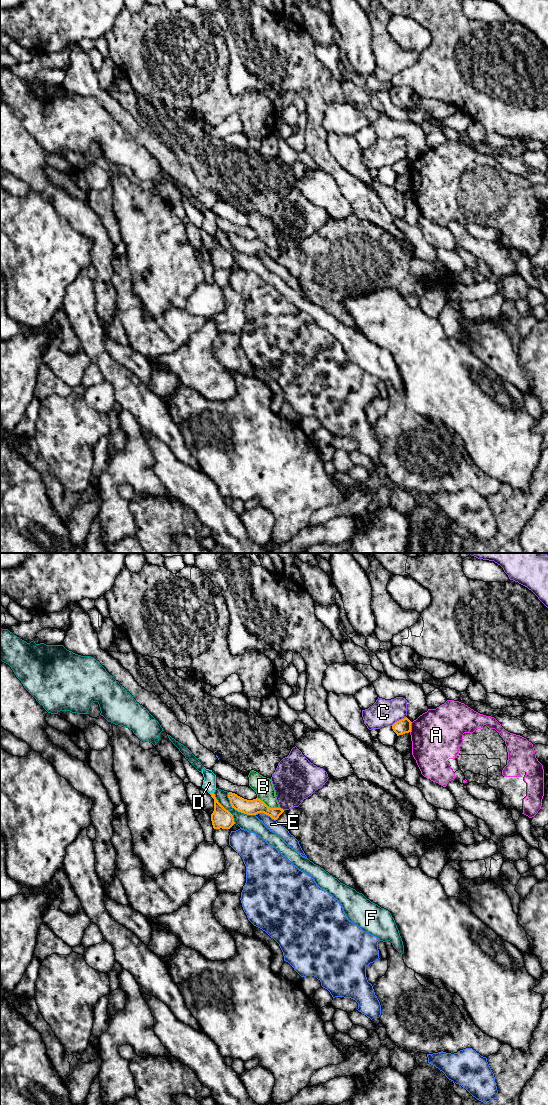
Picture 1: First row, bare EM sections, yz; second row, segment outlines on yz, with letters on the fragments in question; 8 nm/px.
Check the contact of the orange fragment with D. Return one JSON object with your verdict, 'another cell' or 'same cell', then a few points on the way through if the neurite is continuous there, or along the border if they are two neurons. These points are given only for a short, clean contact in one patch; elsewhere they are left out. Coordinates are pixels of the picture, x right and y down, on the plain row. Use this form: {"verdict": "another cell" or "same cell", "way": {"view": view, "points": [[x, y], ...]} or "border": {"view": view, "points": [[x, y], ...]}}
{"verdict": "same cell", "way": {"view": "yz", "points": [[221, 258], [216, 241], [211, 233], [209, 223]]}}

